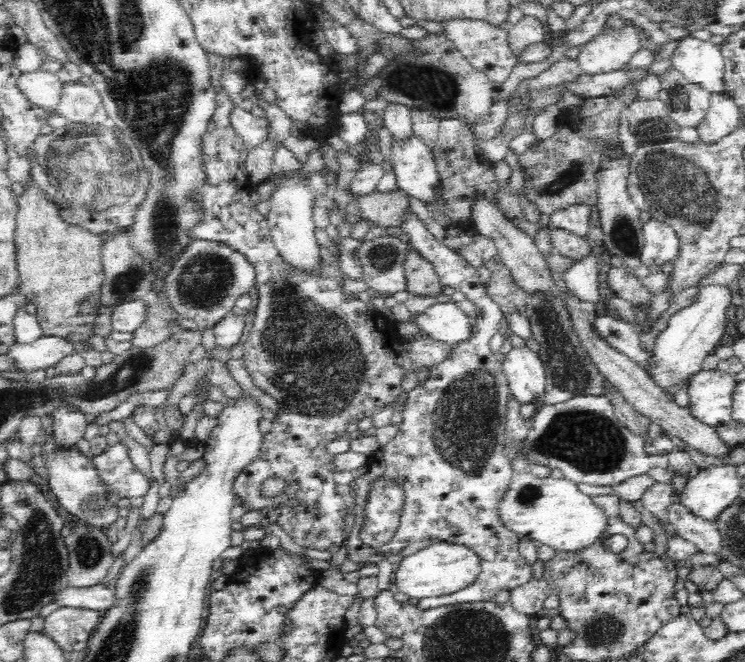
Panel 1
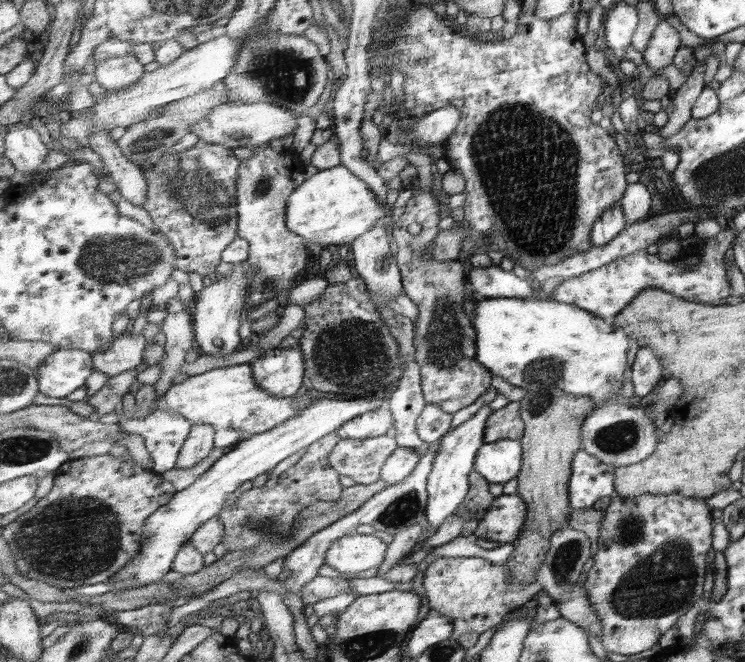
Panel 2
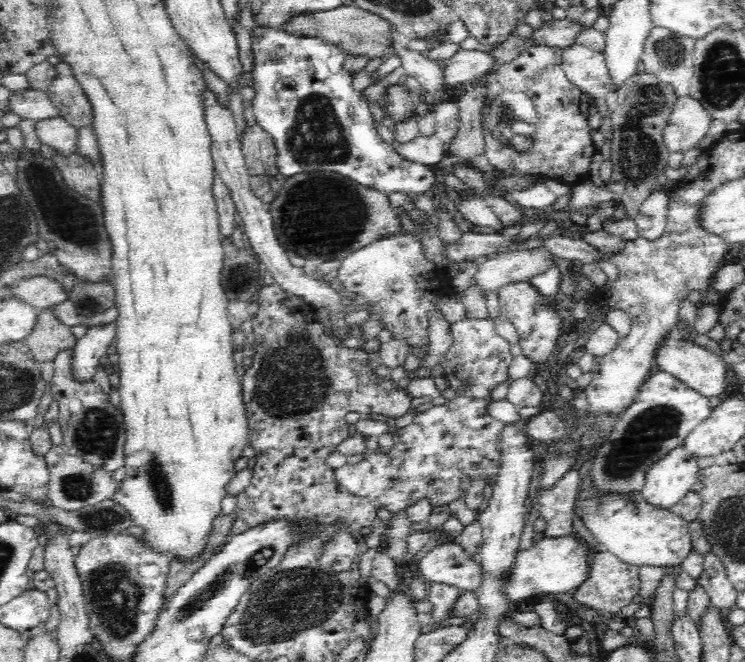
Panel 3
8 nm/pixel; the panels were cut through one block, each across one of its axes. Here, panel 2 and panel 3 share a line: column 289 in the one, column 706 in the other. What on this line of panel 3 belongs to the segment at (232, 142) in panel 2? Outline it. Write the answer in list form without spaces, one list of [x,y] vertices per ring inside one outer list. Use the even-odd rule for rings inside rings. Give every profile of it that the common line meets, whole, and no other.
[[[690,96],[680,98],[665,126],[663,141],[671,153],[690,150],[706,136],[711,123],[712,117],[698,100]]]

